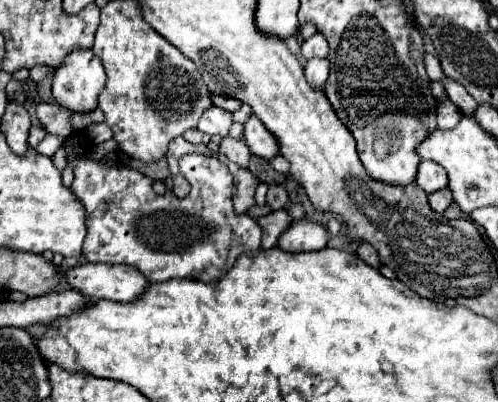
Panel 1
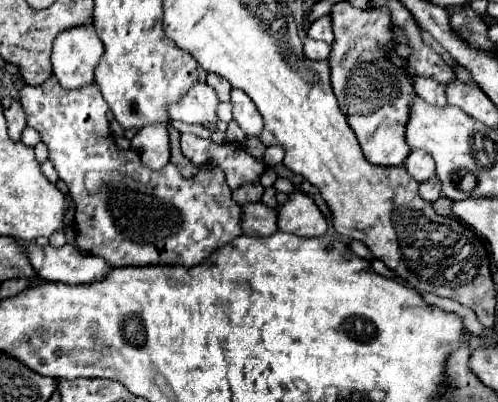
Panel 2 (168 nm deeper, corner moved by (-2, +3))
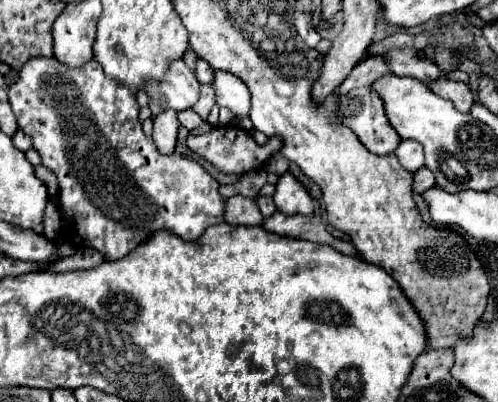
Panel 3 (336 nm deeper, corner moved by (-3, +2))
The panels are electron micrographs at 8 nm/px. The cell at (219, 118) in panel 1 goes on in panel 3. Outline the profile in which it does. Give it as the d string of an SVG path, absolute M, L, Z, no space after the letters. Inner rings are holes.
M172 62L168 74L164 74L164 82L148 82L146 86L148 106L152 116L174 108L176 112L192 108L200 96L200 82L194 72L182 62Z

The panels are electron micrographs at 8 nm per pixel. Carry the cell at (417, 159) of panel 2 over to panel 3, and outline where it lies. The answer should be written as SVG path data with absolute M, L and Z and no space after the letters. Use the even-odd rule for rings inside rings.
M400 140L400 146L396 148L394 156L398 158L398 162L400 162L408 172L416 172L420 166L424 166L424 150L422 150L420 142Z

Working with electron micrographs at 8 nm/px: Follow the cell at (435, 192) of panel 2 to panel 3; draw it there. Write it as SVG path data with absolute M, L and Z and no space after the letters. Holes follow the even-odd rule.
M422 166L420 170L418 170L418 174L414 174L414 184L412 184L412 190L416 192L416 194L424 194L428 188L432 188L436 184L436 180L434 180L434 174L432 174L432 170L428 170L426 166Z

